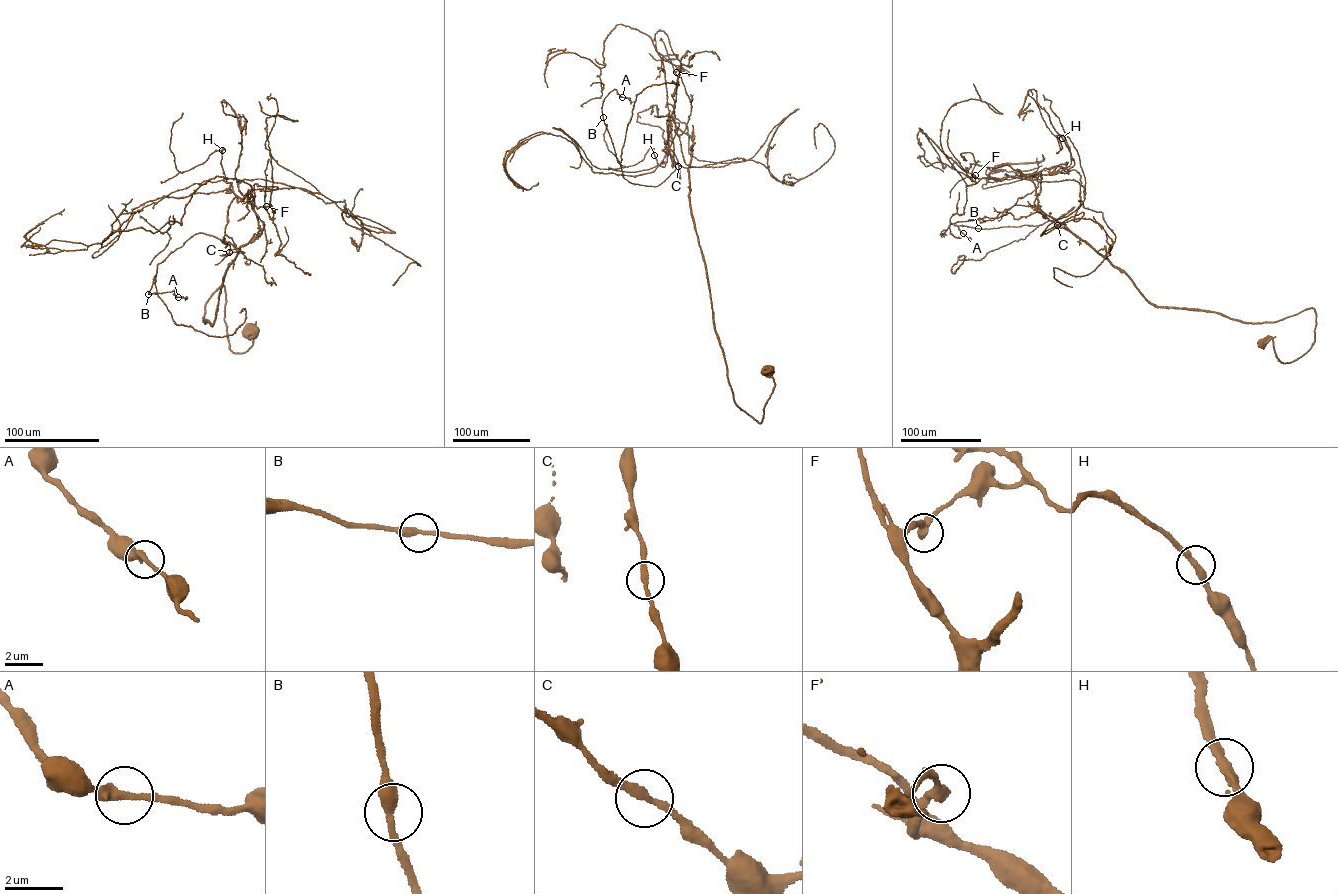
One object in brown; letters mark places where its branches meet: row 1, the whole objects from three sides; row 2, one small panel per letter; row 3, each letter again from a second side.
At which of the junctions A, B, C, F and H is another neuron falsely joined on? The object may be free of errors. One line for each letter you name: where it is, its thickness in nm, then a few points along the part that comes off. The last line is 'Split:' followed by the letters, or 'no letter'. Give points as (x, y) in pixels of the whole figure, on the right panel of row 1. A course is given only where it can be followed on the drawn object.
Split: no letter

